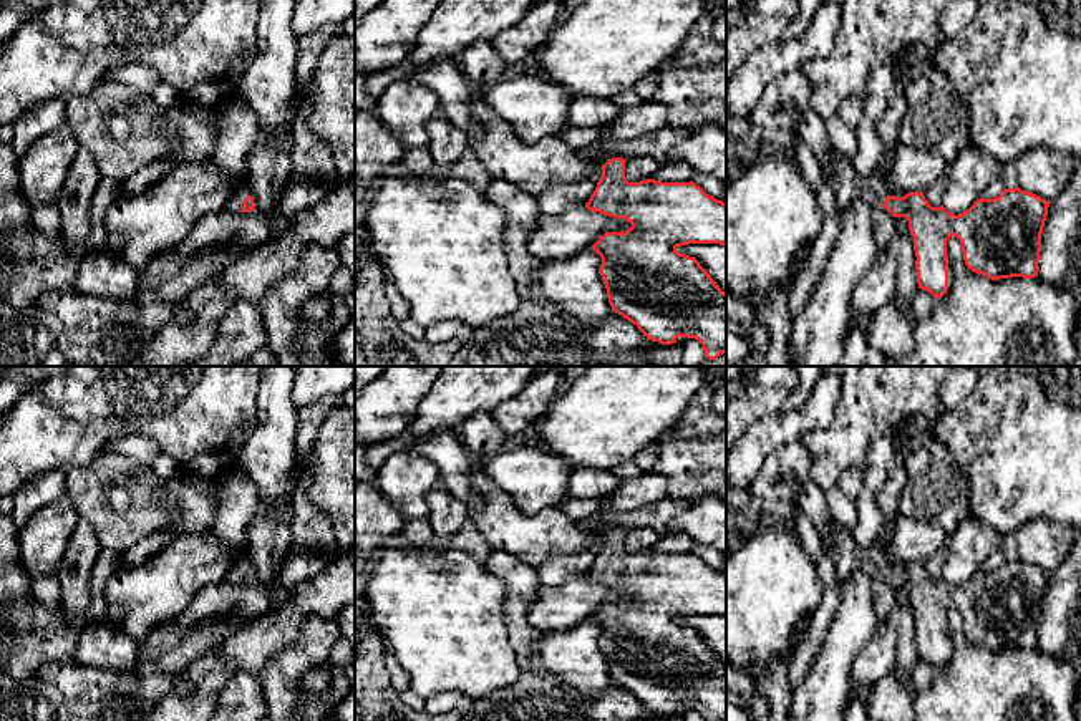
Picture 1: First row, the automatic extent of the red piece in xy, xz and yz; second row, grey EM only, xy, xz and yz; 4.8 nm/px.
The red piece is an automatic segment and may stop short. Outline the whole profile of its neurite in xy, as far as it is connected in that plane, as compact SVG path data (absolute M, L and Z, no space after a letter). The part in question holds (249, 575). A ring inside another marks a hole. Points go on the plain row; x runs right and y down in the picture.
M249 554L237 557L237 560L230 565L225 580L232 583L250 583L255 580Z

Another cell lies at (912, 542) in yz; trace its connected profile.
M897 515L892 552L904 564L925 564L948 542L948 534L937 525Z

